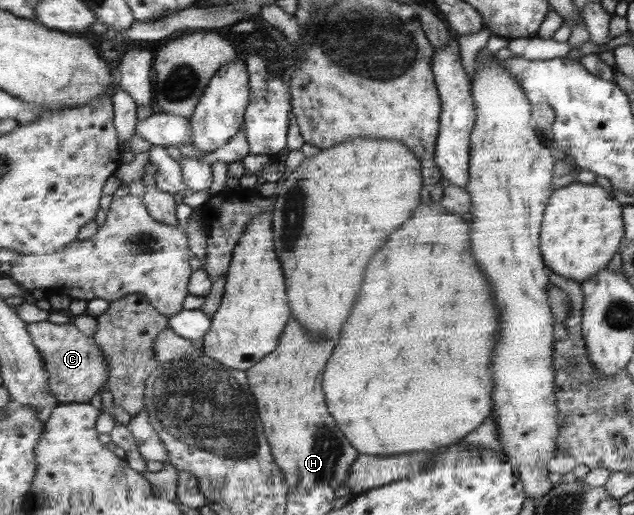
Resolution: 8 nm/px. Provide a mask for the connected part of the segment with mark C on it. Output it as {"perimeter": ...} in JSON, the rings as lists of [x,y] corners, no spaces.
{"perimeter":[[[39,322],[29,324],[29,333],[34,345],[40,350],[48,372],[49,391],[55,395],[59,404],[87,404],[108,382],[110,366],[99,344],[83,334],[75,324],[51,324]]]}

